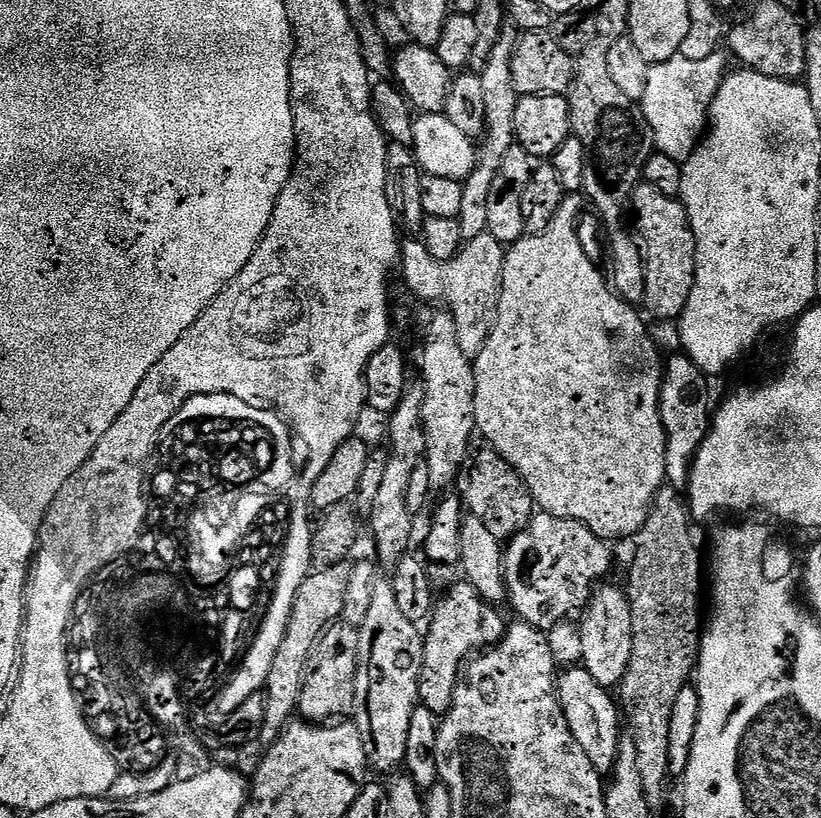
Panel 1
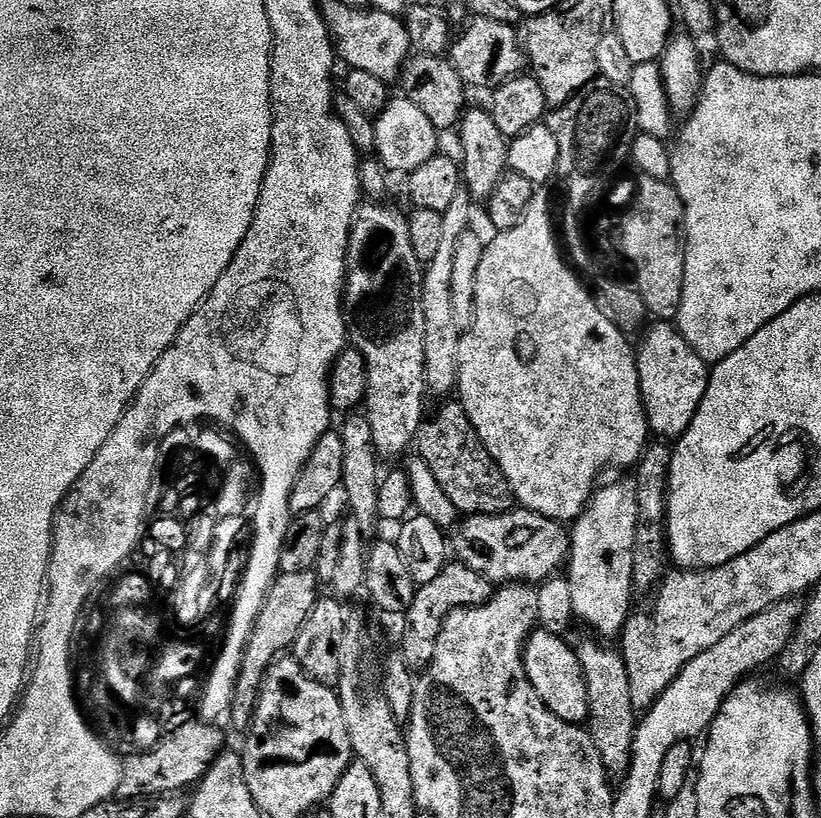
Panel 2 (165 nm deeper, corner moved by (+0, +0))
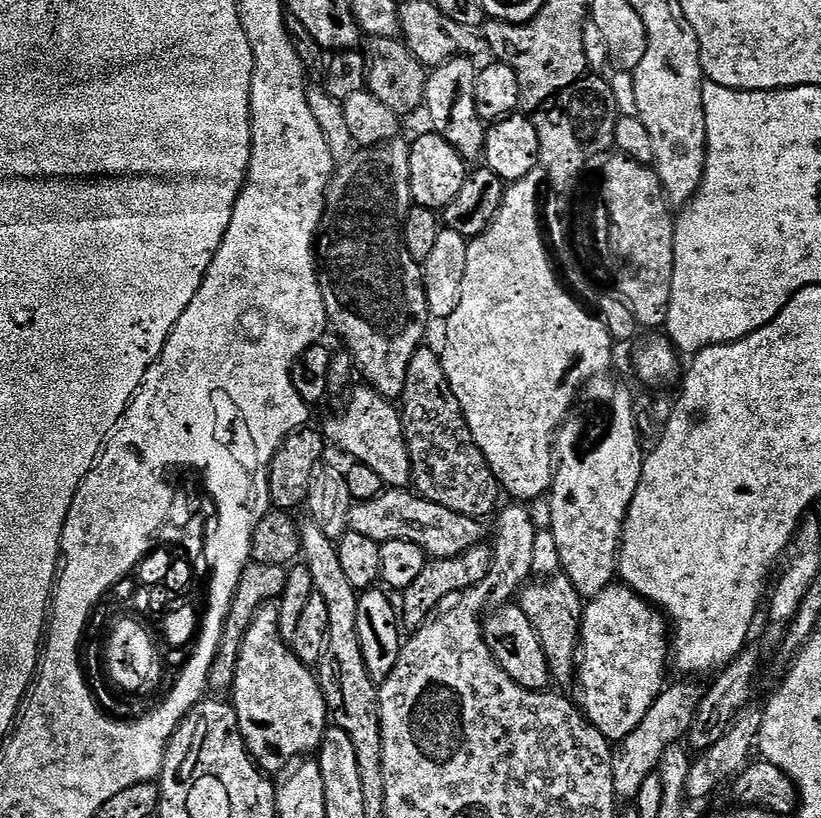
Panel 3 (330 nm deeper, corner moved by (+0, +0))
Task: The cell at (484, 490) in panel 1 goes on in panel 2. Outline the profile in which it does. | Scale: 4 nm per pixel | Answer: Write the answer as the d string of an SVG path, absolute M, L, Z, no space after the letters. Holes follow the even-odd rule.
M444 402L436 413L429 415L420 427L418 454L434 470L438 486L446 490L446 498L454 502L457 513L465 517L497 516L513 511L512 487L506 482L496 459L486 450L486 446L472 429L470 418L458 402Z

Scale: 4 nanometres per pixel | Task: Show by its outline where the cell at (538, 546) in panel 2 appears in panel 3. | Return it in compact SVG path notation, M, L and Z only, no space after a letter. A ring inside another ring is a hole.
M388 488L378 498L353 503L348 518L351 531L365 535L376 544L399 540L414 542L414 546L422 546L422 550L434 560L454 558L466 550L477 547L484 536L484 528L480 524L483 523L475 516L446 510L446 506L438 506L425 496L402 488Z

